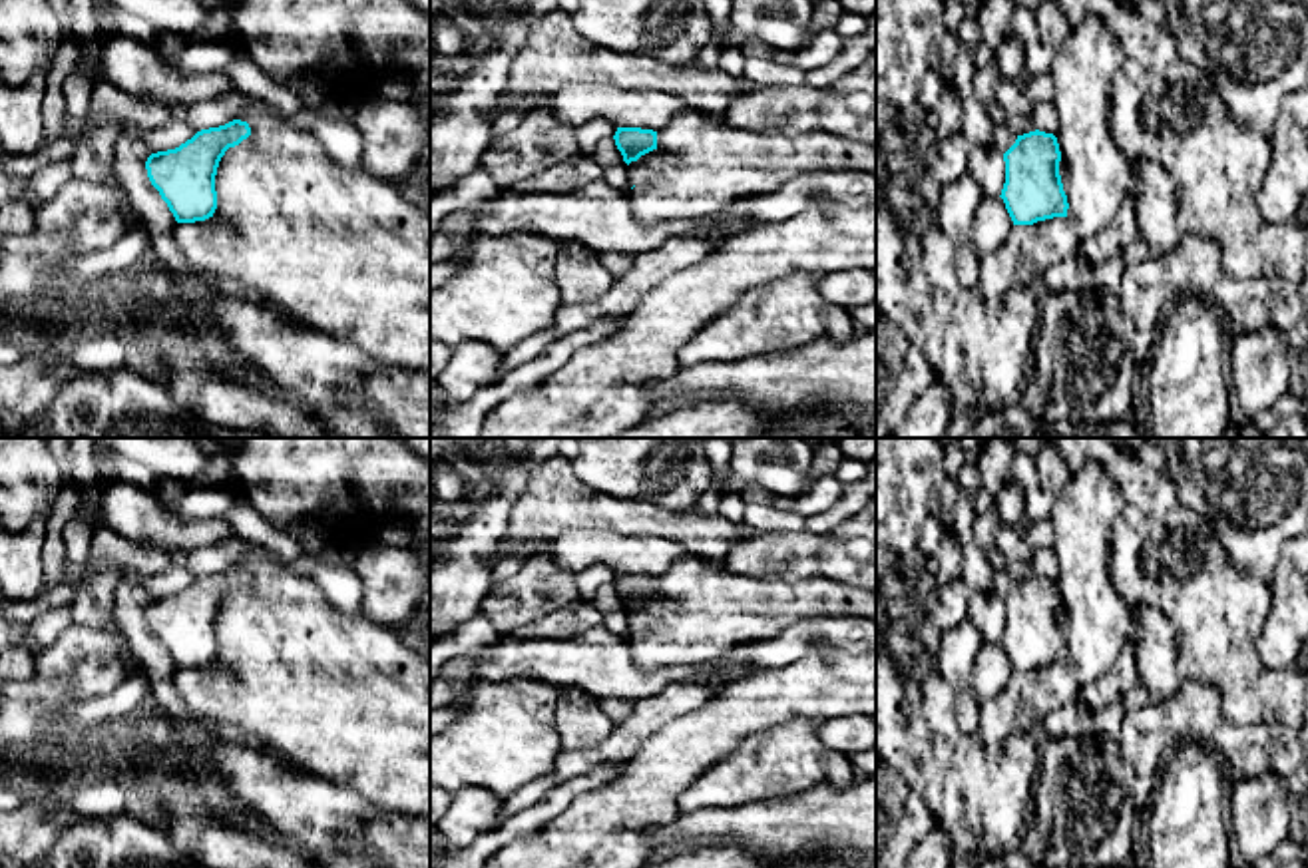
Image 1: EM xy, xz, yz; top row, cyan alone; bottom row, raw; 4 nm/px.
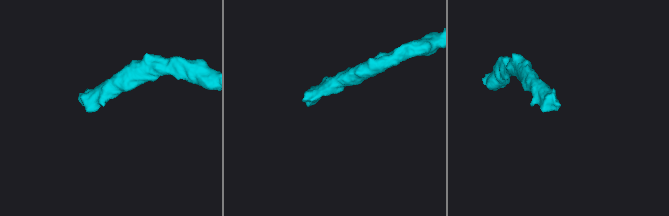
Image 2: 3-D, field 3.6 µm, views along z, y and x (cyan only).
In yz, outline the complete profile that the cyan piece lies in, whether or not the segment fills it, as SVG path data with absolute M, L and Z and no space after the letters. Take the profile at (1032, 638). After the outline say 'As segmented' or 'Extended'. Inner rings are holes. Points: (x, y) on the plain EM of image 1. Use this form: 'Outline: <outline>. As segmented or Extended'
Outline: M1045 577L1017 581L1003 599L1005 629L1001 645L1013 671L1067 663L1067 641L1063 637L1057 583Z. As segmented

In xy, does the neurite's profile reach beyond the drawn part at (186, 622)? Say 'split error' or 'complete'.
complete

